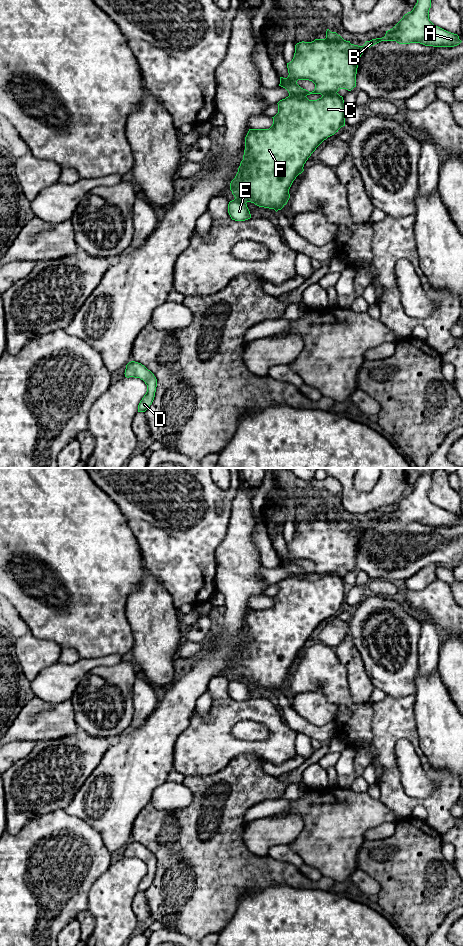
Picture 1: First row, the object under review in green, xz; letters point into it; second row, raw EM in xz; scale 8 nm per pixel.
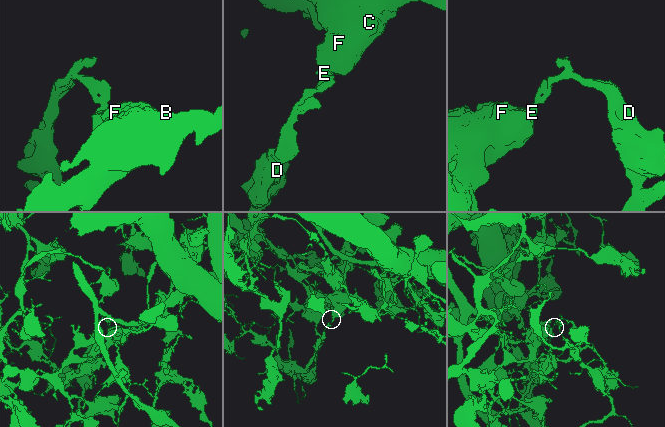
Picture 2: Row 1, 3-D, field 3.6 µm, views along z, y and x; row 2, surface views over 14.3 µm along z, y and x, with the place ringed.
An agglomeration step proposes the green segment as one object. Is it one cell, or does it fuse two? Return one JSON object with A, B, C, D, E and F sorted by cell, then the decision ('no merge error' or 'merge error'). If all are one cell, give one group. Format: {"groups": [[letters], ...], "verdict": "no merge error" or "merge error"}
{"groups": [["A", "B", "C", "F"], ["D", "E"]], "verdict": "merge error"}

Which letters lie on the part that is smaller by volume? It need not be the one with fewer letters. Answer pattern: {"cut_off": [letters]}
{"cut_off": ["D", "E"]}

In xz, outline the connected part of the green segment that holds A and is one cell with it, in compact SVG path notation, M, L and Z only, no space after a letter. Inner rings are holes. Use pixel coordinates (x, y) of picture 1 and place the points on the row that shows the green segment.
M417 0L411 12L408 12L403 18L382 38L366 41L363 46L351 44L344 40L336 32L326 31L325 39L315 39L312 42L299 42L295 45L295 53L291 62L287 63L288 77L280 77L279 86L285 88L289 96L280 100L278 104L278 113L272 117L273 124L269 129L249 129L245 137L245 150L243 160L240 163L235 178L230 183L230 190L235 199L245 203L251 202L259 207L274 209L276 212L281 210L290 198L289 189L304 169L304 164L316 150L316 148L328 137L334 135L338 130L345 126L345 114L347 107L343 97L337 92L340 89L351 91L356 87L356 74L360 57L365 50L381 41L396 41L399 44L420 43L425 46L433 47L454 47L462 41L457 34L448 32L436 25L429 19L429 10L431 0ZM298 80L309 80L315 84L315 89L309 92L301 88ZM310 94L321 94L322 97L317 100L309 100L306 96Z

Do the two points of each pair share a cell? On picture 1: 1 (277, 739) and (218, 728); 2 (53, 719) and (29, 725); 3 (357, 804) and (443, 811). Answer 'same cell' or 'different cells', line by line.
1: same cell
2: same cell
3: different cells

